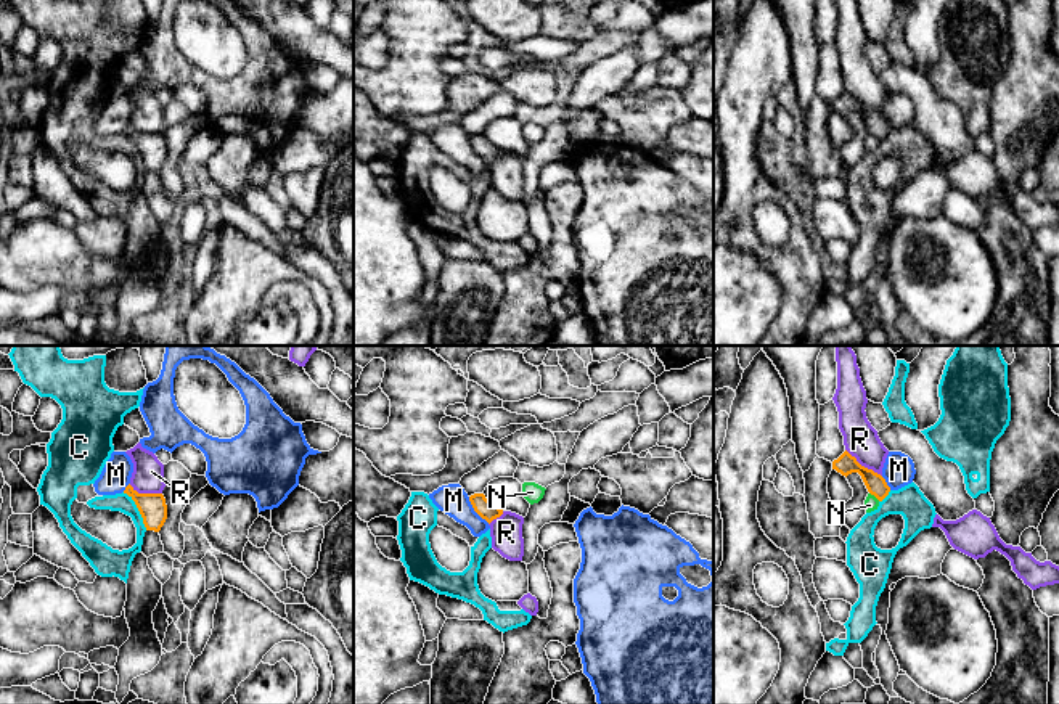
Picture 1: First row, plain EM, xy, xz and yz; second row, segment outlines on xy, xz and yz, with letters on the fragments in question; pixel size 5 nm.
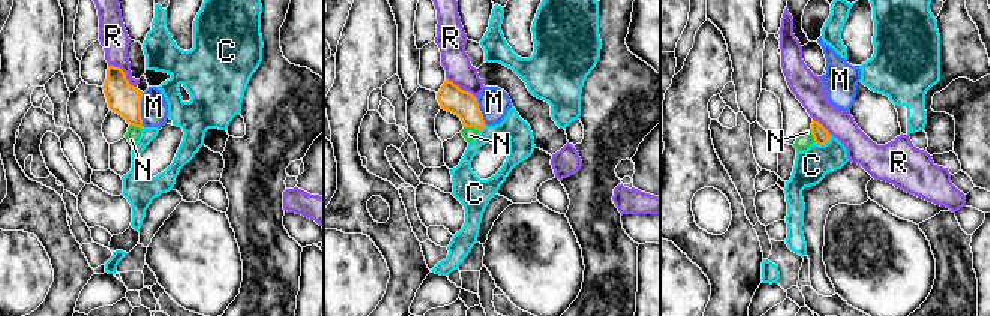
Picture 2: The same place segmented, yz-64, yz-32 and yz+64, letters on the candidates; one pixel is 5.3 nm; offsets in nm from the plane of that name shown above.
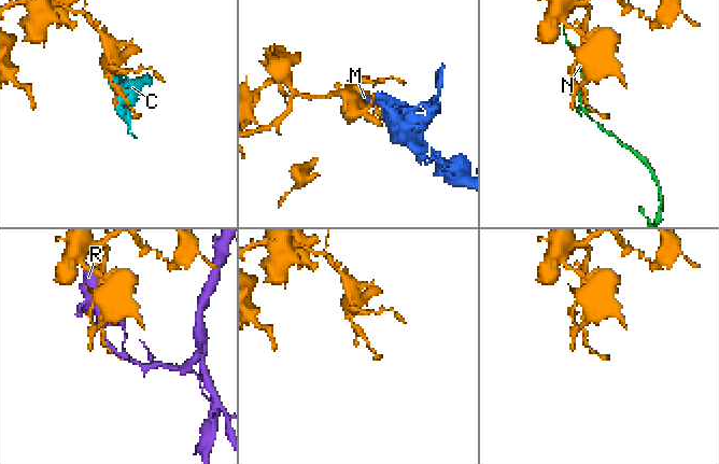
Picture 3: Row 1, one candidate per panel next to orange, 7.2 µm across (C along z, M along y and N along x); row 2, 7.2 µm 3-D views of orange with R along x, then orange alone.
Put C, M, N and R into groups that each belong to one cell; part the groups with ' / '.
C / M / N / R

